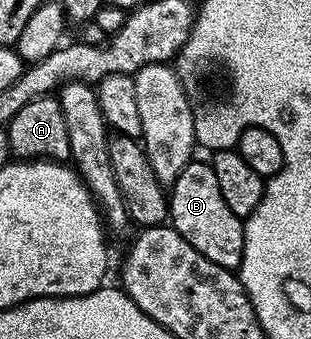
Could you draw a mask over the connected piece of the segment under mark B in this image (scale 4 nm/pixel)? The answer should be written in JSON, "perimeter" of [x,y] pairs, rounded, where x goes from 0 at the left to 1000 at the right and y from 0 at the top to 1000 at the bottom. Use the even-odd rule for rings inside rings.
{"perimeter":[[[643,466],[611,472],[601,490],[588,490],[576,525],[563,525],[537,575],[540,658],[550,670],[588,690],[588,702],[601,702],[601,714],[614,714],[614,726],[627,726],[640,749],[653,749],[653,761],[678,761],[691,785],[772,794],[788,723],[788,667],[778,640],[759,637],[717,587],[682,481],[659,475],[656,484]]]}

